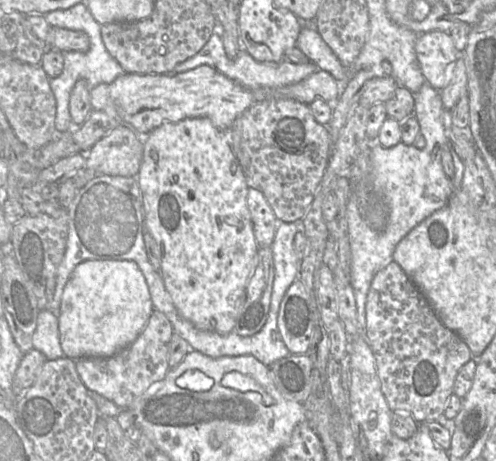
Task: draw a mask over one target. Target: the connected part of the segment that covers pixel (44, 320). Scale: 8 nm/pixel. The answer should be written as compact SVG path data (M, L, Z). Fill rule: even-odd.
M49 309L39 312L37 326L32 339L33 349L40 351L47 360L64 356L60 344L58 316Z

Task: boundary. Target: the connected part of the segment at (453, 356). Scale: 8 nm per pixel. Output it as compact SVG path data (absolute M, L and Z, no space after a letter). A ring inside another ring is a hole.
M395 261L374 276L365 310L365 338L374 354L389 408L410 414L419 424L444 415L459 370L473 358L465 341L443 325Z

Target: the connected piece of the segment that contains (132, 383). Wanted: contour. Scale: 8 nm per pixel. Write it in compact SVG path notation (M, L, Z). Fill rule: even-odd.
M154 309L137 339L125 349L107 358L86 357L76 360L76 369L86 388L127 408L152 386L165 379L169 371L168 350L174 333L170 320Z

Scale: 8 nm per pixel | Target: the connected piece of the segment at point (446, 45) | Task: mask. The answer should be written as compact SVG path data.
M438 30L419 34L415 53L426 82L438 91L449 84L454 64L462 56L449 33Z

